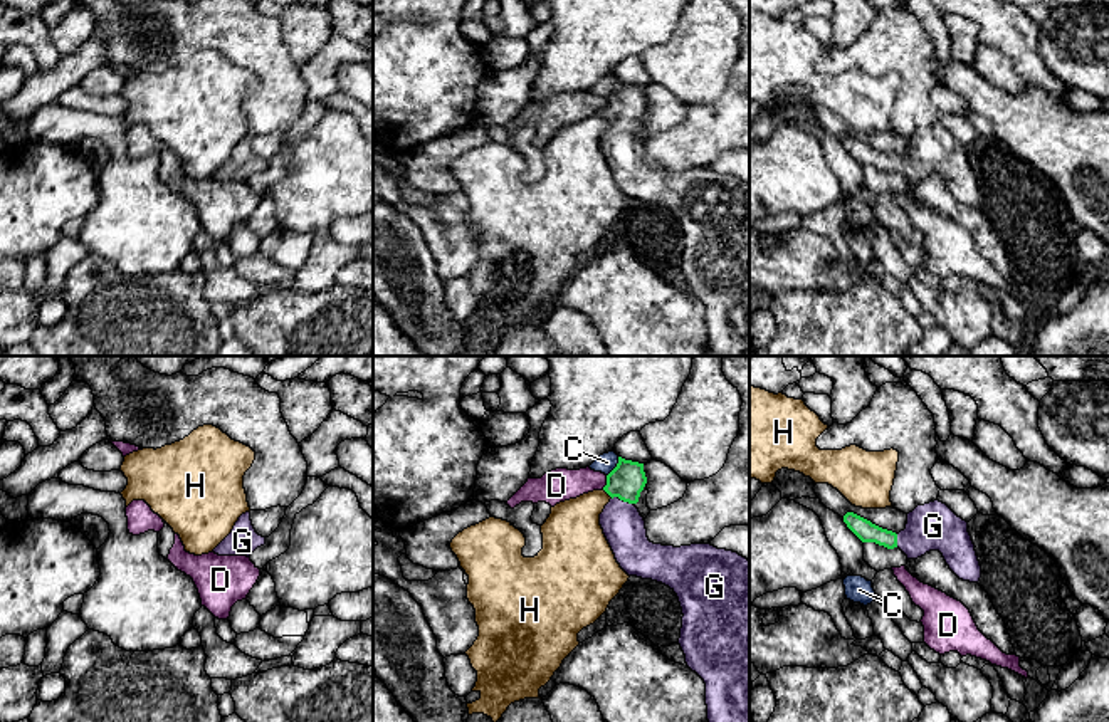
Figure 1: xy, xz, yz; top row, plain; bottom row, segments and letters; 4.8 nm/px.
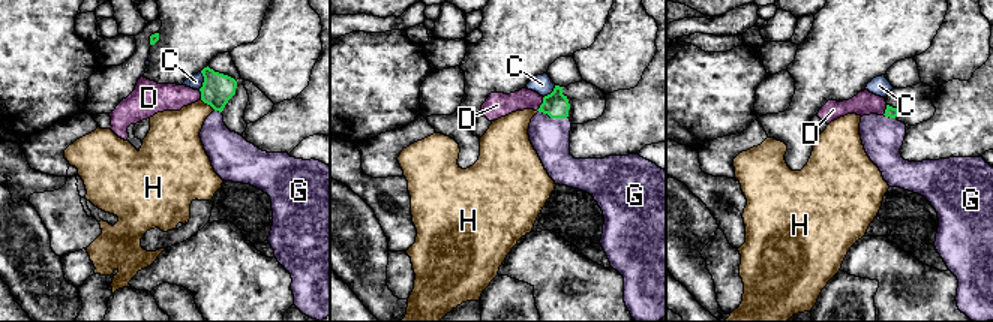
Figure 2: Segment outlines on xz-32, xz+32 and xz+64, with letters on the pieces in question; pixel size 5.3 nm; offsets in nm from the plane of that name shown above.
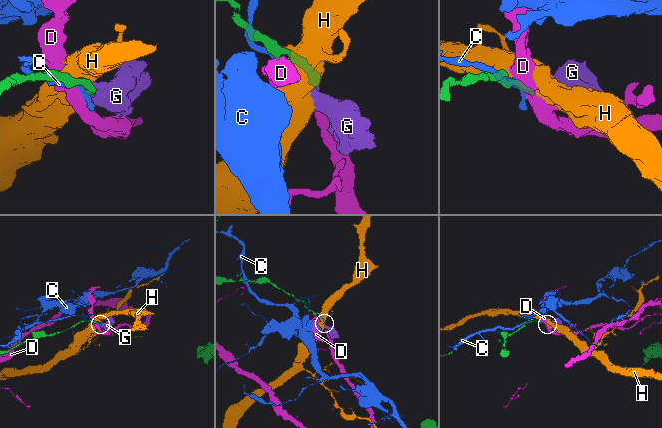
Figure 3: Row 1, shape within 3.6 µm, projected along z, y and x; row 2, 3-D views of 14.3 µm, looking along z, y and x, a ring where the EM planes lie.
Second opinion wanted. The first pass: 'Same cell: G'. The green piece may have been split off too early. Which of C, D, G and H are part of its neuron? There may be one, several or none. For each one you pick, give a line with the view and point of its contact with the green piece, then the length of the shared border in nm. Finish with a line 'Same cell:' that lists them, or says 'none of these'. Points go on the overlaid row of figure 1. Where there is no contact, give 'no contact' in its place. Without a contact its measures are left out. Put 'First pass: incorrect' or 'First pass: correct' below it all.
G: xz (622, 499) | 110 nm
Same cell: G
First pass: correct

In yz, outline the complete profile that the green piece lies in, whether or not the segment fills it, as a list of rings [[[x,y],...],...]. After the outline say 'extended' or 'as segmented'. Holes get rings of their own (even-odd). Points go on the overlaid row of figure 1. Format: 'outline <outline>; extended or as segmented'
outline [[[939,500],[917,505],[909,512],[906,529],[899,534],[854,512],[847,512],[844,522],[862,542],[875,542],[887,549],[899,547],[907,559],[939,551],[959,579],[978,583],[981,578],[981,566],[968,532],[968,522]]]; extended

